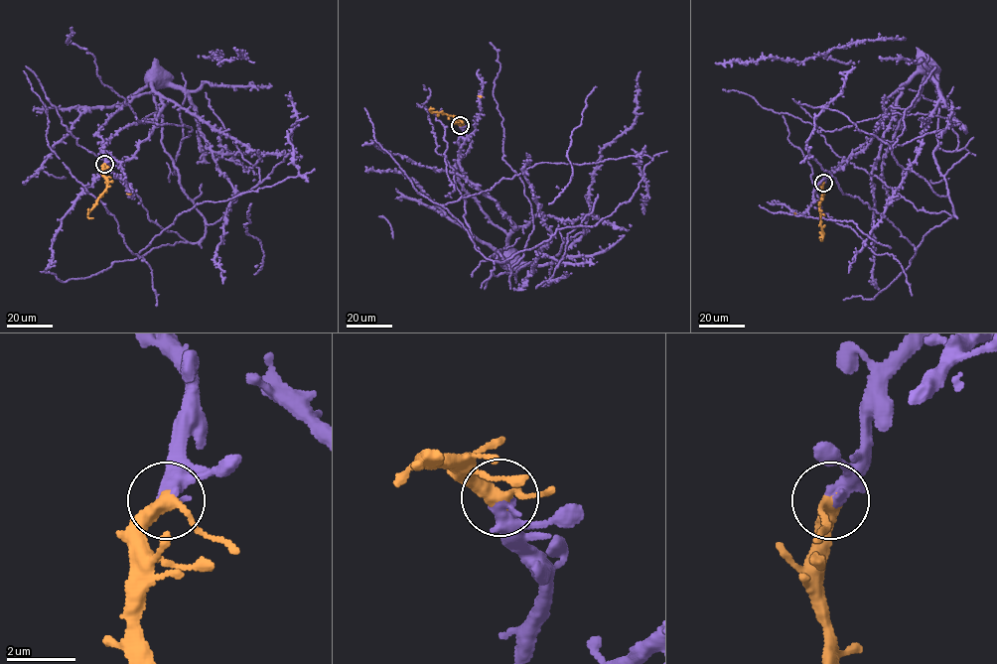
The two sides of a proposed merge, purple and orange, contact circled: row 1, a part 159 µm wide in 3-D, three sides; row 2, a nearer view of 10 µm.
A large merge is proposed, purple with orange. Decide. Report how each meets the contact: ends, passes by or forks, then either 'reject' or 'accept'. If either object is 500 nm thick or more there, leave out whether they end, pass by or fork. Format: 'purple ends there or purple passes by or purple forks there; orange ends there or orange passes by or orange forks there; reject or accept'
purple ends there; orange passes by; accept

